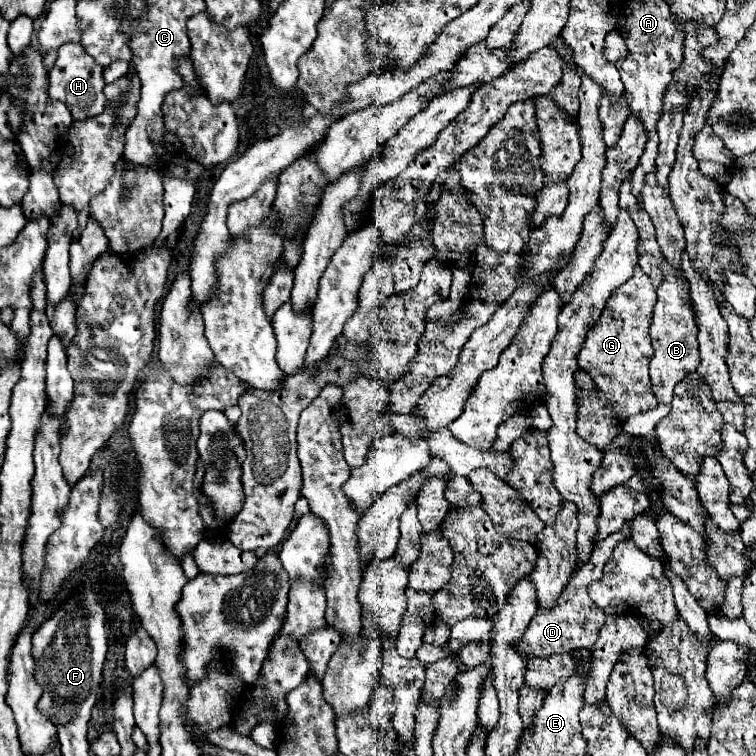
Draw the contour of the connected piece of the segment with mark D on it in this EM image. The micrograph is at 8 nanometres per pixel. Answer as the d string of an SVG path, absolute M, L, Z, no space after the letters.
M626 523L622 527L622 531L618 531L618 533L610 535L608 539L600 541L594 547L590 559L572 571L570 583L564 587L564 591L556 599L554 607L536 611L536 615L530 621L530 627L526 629L522 639L514 641L514 649L518 651L518 655L522 659L526 655L528 657L532 657L532 655L534 657L548 657L548 655L554 655L554 653L570 653L574 649L590 649L596 643L606 615L602 615L602 611L598 611L598 607L594 607L594 603L590 603L590 595L588 595L586 587L592 581L598 581L602 577L602 567L610 559L616 543L622 541L622 539L628 539L628 535L630 535L630 523Z

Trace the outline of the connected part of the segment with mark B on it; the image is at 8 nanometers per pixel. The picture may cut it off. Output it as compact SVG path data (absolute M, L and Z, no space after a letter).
M666 259L660 263L660 271L664 275L664 283L660 283L660 287L656 289L658 301L654 307L654 315L652 315L652 327L650 327L650 337L652 337L652 345L654 345L654 357L650 361L650 377L654 377L652 381L652 389L659 403L670 404L673 399L674 387L684 381L684 377L690 371L698 369L700 363L700 355L698 355L698 327L694 321L694 311L688 299L688 287L686 281L680 277L678 269L672 267Z

